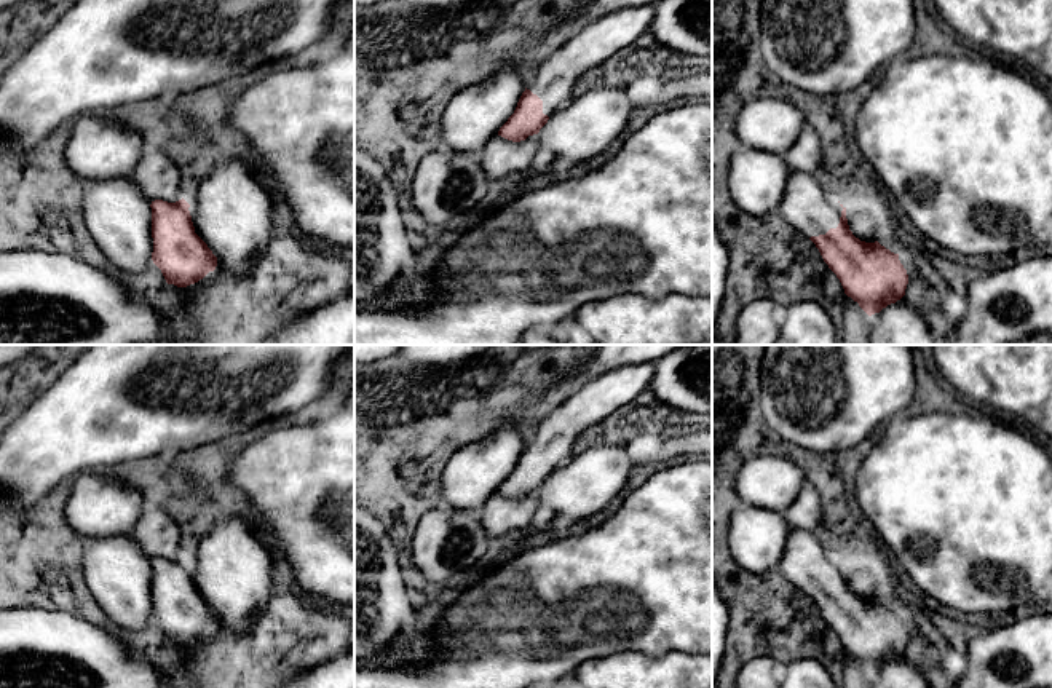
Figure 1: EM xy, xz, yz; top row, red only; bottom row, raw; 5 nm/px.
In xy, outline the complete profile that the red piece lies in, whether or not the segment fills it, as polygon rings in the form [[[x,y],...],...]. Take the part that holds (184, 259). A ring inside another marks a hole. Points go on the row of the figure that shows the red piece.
[[[144,150],[132,180],[152,203],[152,260],[166,283],[187,287],[214,271],[217,257],[196,235],[182,198],[180,168],[161,150]]]

